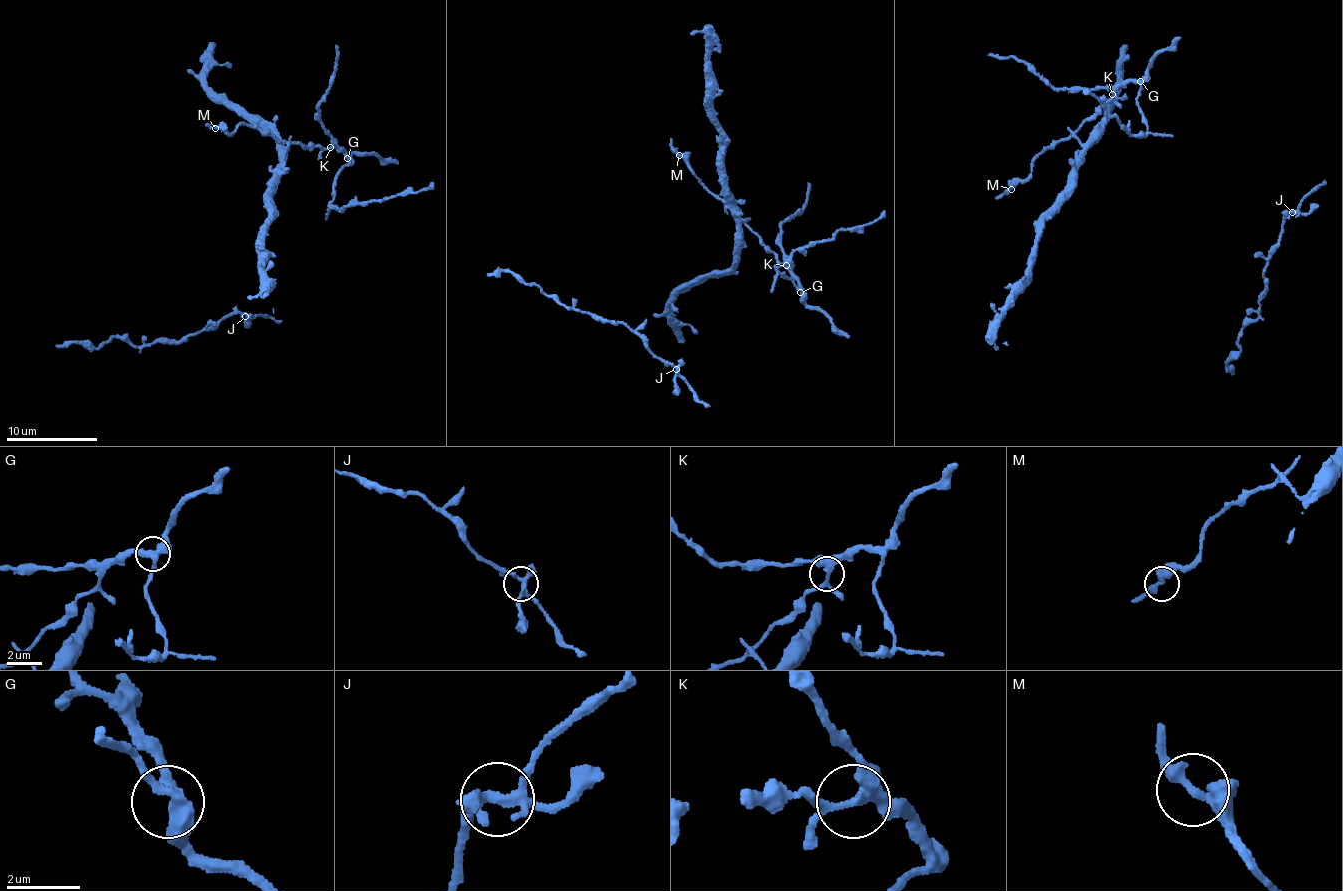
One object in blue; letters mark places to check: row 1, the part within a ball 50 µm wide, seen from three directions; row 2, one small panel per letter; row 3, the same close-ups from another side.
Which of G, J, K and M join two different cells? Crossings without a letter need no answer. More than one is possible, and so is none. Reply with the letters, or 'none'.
none

